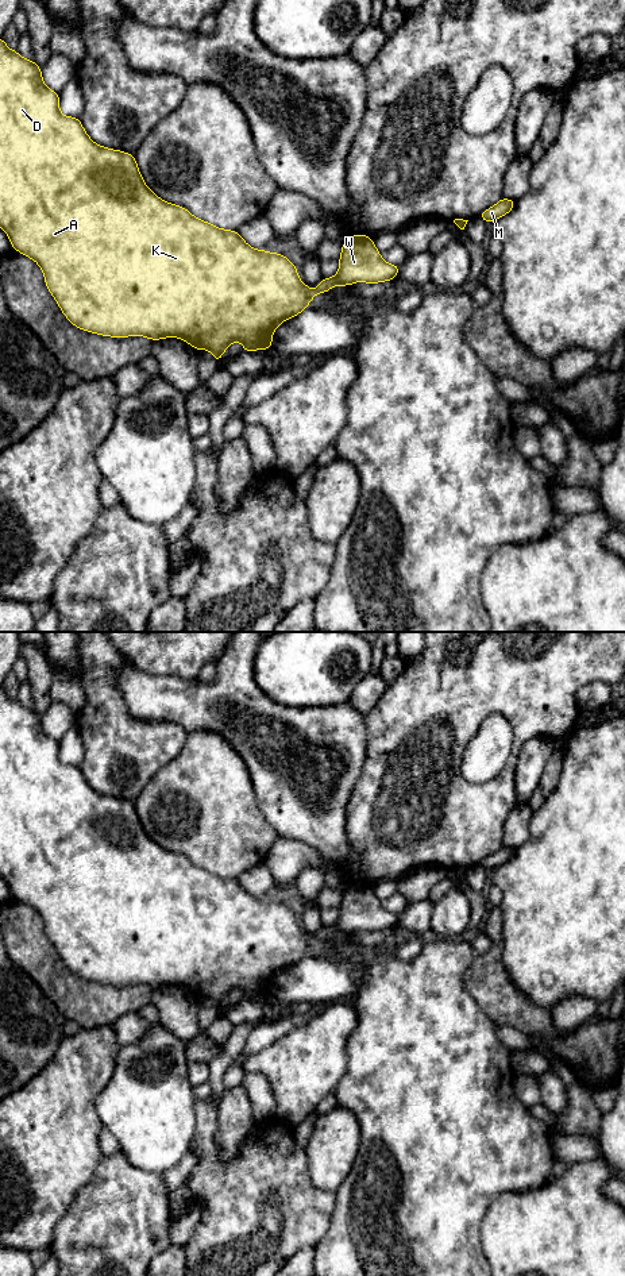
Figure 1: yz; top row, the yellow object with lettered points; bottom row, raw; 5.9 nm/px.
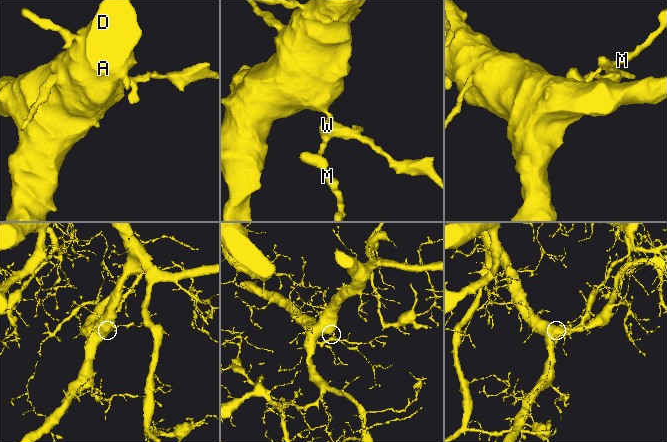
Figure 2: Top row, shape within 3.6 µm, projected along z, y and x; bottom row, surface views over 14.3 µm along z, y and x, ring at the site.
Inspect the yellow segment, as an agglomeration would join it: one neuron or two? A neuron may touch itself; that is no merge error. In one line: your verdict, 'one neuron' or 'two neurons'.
one neuron

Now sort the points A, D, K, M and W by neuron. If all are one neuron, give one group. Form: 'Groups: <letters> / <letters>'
Groups: A D K M W

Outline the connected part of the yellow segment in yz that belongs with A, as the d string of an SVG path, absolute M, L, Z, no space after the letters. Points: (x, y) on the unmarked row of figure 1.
M0 686L0 875L8 883L13 898L34 907L45 922L45 930L49 940L55 947L65 965L77 976L99 982L101 984L127 986L146 984L153 990L163 986L180 986L194 998L208 998L212 1001L216 1011L221 1009L223 1001L236 988L243 992L243 1001L265 998L273 995L273 982L275 976L288 967L296 965L308 956L309 949L319 941L324 942L331 936L343 933L350 934L354 930L378 932L398 925L401 913L389 913L381 905L381 901L369 883L352 883L342 894L339 906L340 915L335 925L323 926L317 938L312 938L300 928L297 917L283 902L256 898L248 894L239 879L221 878L193 864L181 853L166 851L151 840L138 817L134 802L120 798L112 798L96 793L84 778L80 766L63 764L59 760L59 741L46 735L42 726L40 714L32 708L24 708L18 698L8 697Z

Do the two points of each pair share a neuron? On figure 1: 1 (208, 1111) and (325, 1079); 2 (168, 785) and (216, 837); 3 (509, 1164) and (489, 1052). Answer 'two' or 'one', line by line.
1: two
2: one
3: one

